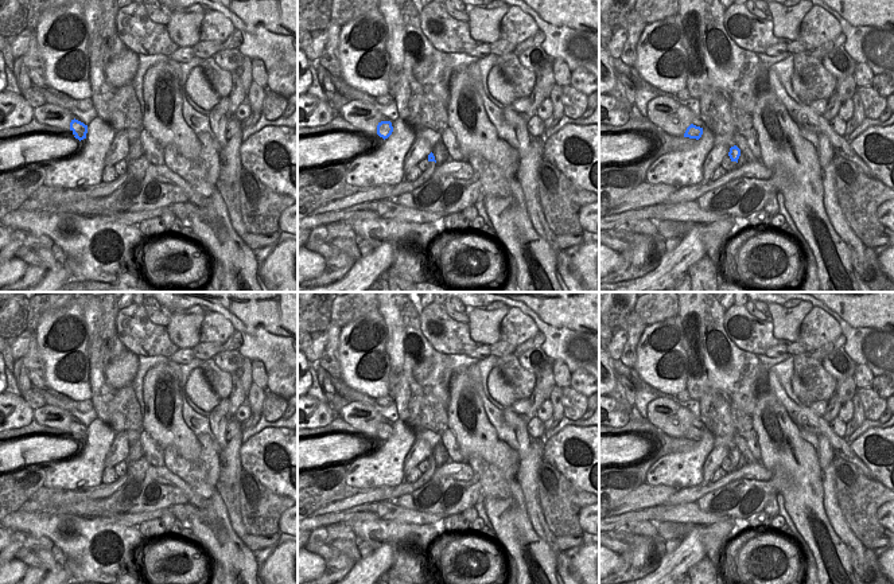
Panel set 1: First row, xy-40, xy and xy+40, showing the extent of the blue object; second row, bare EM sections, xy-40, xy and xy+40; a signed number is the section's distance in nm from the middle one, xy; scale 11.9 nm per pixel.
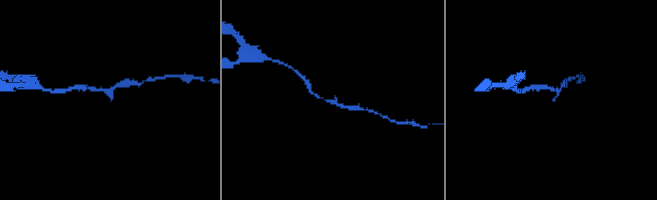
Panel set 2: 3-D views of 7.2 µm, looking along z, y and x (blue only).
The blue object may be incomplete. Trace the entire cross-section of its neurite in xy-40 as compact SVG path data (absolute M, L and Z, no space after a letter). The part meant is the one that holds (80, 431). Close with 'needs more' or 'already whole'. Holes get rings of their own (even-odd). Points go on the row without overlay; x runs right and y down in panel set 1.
M74 420L70 424L70 432L73 433L74 439L81 443L86 440L88 427Z; already whole

